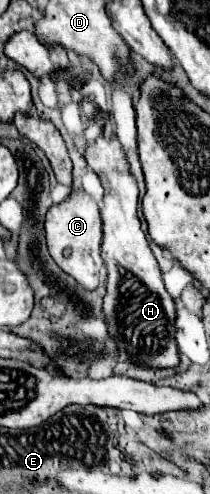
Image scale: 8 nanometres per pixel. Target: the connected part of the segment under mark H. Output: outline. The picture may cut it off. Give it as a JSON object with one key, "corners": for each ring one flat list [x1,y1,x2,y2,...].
{"corners":[[98,137,86,153,88,165,100,175,104,187,104,241,102,259,108,273,104,295,104,319,108,333,116,339,118,351,128,355,134,365,172,369,180,365,176,345,176,303,166,291,158,261,146,241,138,219,138,187,128,171,120,141,116,137]]}

